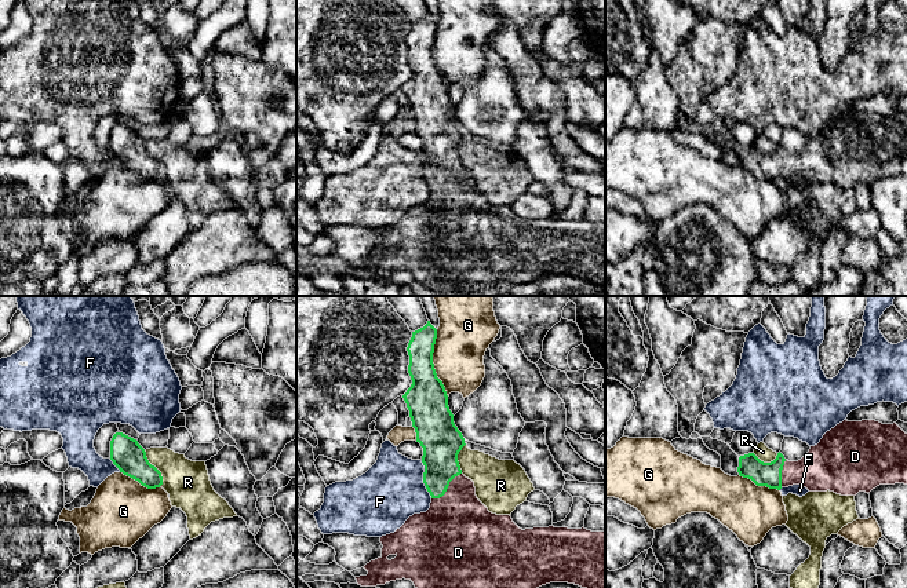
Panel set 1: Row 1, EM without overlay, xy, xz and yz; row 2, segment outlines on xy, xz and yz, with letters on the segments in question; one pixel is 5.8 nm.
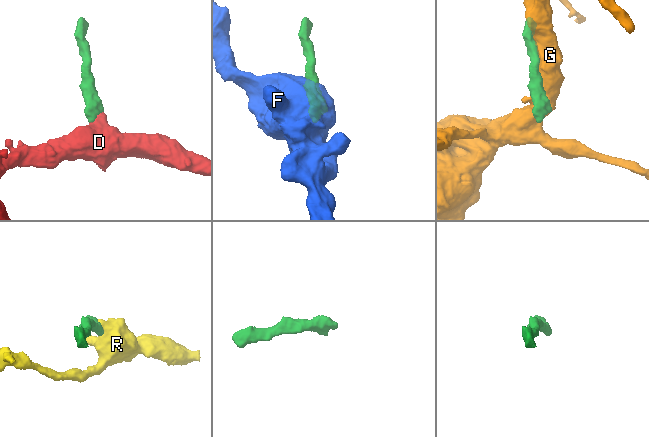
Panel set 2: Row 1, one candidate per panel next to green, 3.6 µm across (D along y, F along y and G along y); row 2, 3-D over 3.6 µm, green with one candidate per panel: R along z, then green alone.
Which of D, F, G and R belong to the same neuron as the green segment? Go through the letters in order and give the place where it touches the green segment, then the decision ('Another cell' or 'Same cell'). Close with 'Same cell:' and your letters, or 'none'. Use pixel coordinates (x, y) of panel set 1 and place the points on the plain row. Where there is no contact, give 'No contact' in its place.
D: Touches green at xz (447, 179). Same cell
F: Touches green at xz (423, 171). Another cell
G: Touches green at xz (432, 54). Another cell
R: Touches green at xy (156, 160). Another cell
Same cell: D

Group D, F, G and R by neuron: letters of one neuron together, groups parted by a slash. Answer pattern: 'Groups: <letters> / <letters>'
Groups: D / F / G / R

